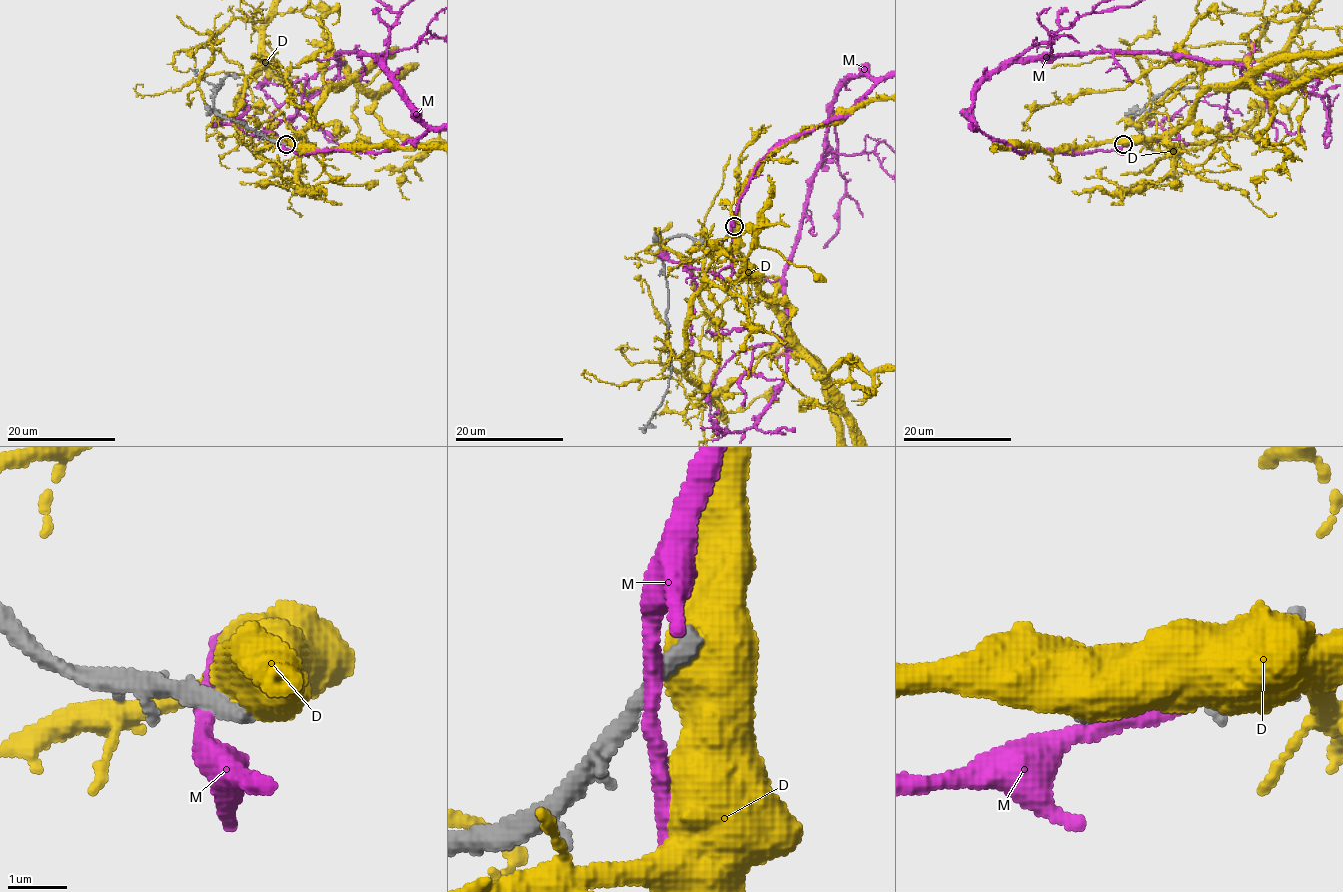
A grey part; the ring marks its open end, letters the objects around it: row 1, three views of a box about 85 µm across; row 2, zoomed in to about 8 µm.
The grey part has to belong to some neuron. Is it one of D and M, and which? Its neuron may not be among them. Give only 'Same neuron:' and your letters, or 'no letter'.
Same neuron: no letter

